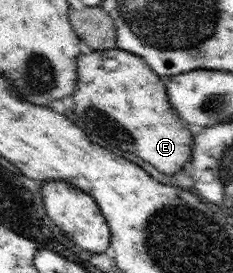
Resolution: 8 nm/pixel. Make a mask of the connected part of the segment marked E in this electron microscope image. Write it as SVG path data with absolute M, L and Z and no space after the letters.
M98 50L91 55L79 55L77 73L79 73L79 83L73 97L75 97L77 125L83 131L99 135L105 141L105 149L117 155L123 155L123 151L133 153L151 163L159 173L165 173L169 177L190 166L194 136L183 125L181 117L171 109L169 97L165 93L165 83L151 71L151 67L143 58L124 50Z

